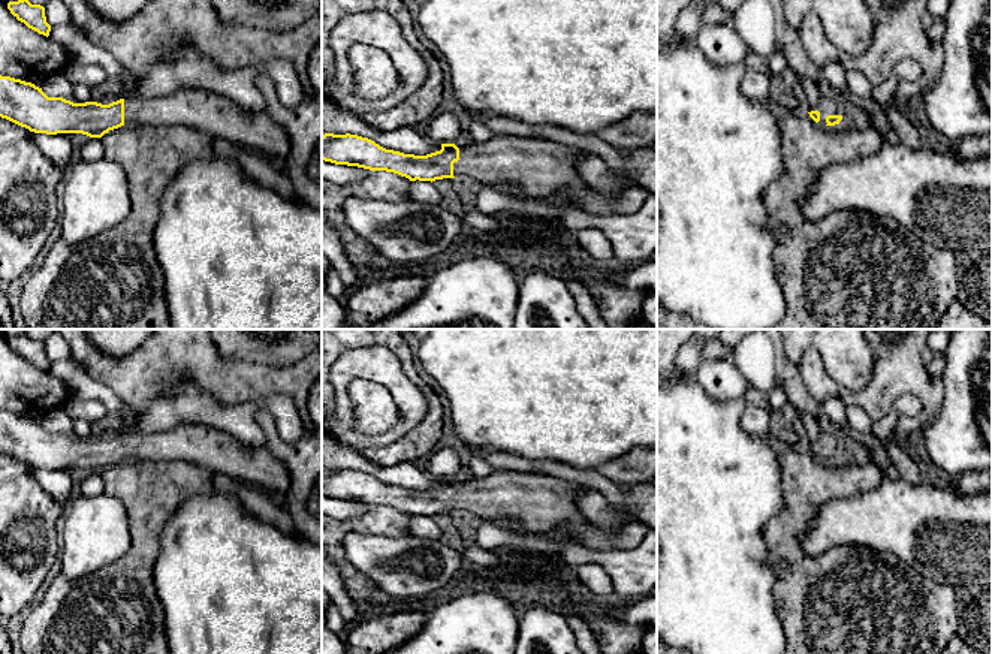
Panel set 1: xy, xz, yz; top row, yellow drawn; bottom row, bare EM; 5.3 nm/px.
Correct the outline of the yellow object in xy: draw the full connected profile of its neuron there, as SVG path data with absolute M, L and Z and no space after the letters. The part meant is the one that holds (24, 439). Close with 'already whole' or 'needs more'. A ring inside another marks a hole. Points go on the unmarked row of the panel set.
M0 410L0 452L34 468L82 468L102 473L129 459L187 461L227 477L254 482L287 494L293 479L283 461L265 447L250 447L203 424L169 431L120 434L109 440L73 438L48 433L31 418Z | needs more

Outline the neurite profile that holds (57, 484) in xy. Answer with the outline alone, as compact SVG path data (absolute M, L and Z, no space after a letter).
M28 467L28 471L51 497L63 507L67 507L72 491L72 477L67 468L46 470Z

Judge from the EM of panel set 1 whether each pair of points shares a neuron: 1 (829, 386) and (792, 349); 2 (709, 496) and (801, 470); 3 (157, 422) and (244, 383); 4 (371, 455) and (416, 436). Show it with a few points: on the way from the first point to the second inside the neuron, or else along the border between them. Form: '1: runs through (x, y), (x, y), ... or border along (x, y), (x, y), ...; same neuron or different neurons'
1: border along (810, 344), (817, 350), (831, 376); different neurons
2: border along (774, 452), (780, 470), (783, 503), (780, 512); different neurons
3: border along (183, 376), (225, 404), (246, 403); different neurons
4: runs through (382, 455), (400, 452), (406, 446); same neuron

